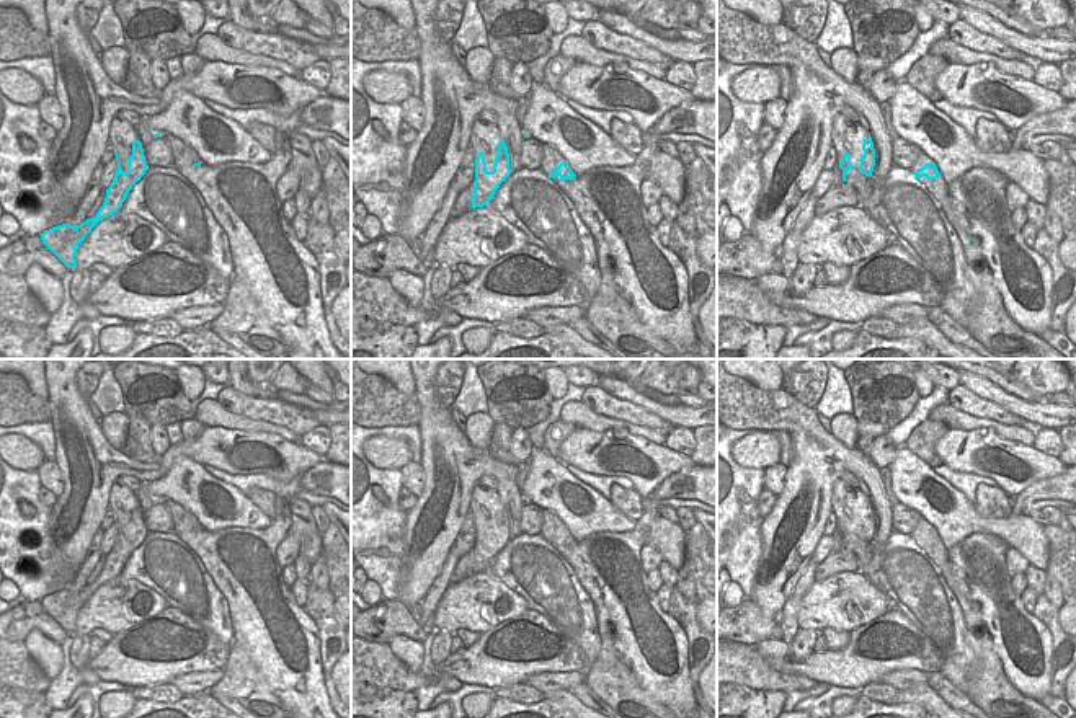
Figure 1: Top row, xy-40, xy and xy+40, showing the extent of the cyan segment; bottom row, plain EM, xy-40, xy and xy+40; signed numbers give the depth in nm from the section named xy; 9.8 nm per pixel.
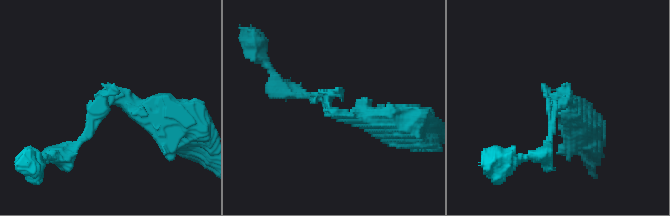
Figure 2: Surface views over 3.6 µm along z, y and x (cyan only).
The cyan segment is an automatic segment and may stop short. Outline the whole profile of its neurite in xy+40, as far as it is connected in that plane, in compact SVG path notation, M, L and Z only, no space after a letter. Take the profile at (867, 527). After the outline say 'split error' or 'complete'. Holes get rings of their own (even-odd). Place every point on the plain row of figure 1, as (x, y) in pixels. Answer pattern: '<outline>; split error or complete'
M870 499L867 504L864 504L862 516L864 521L860 522L860 530L857 538L862 538L870 543L875 532L875 514Z; complete

